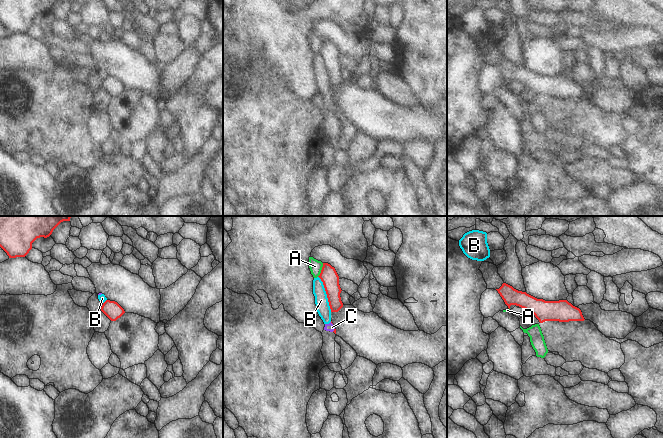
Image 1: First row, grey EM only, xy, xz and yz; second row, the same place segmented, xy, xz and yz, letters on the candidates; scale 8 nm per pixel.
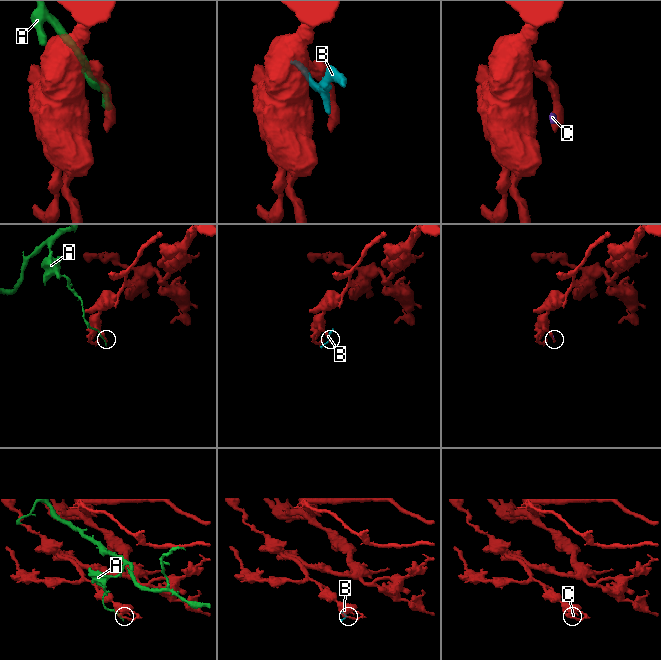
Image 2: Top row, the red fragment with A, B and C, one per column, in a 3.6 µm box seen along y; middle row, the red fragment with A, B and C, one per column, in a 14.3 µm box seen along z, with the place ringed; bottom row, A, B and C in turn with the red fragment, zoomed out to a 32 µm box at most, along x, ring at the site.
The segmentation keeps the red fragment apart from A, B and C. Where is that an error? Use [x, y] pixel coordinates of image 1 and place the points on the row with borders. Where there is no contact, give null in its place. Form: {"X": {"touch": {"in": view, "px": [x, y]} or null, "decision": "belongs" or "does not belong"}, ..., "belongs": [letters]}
{"A": {"touch": {"in": "xz", "px": [321, 270]}, "decision": "does not belong"}, "B": {"touch": {"in": "xz", "px": [326, 293]}, "decision": "does not belong"}, "C": {"touch": {"in": "xz", "px": [334, 330]}, "decision": "does not belong"}, "belongs": []}

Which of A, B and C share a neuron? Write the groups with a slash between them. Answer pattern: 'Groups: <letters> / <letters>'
Groups: A / B C.

